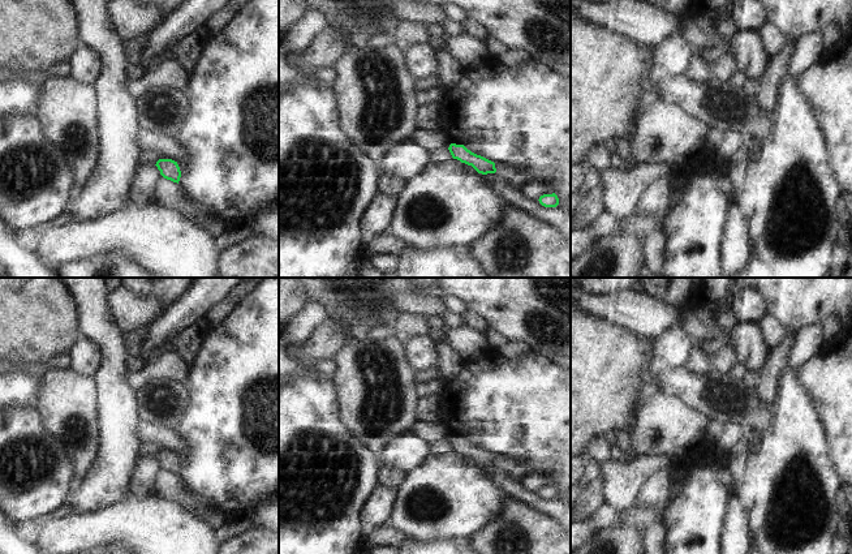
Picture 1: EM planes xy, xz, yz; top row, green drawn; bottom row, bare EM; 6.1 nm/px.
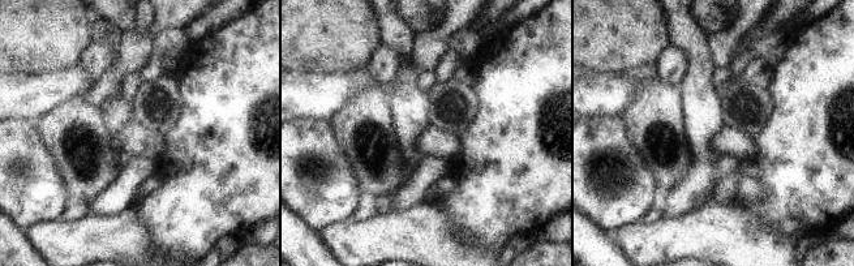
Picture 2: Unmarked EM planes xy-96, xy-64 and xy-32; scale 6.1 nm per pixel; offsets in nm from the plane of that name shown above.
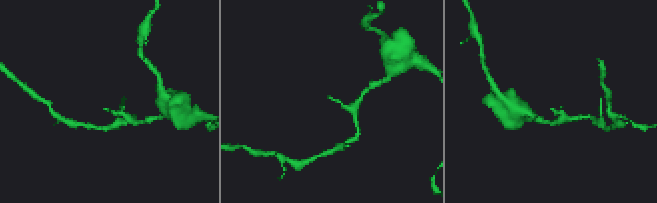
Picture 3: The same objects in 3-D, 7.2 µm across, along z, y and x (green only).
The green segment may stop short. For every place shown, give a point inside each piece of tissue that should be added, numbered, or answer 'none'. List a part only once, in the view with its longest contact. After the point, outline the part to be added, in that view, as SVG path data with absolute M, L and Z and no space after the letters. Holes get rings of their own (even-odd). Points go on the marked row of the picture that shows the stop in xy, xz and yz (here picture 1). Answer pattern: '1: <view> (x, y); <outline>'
none

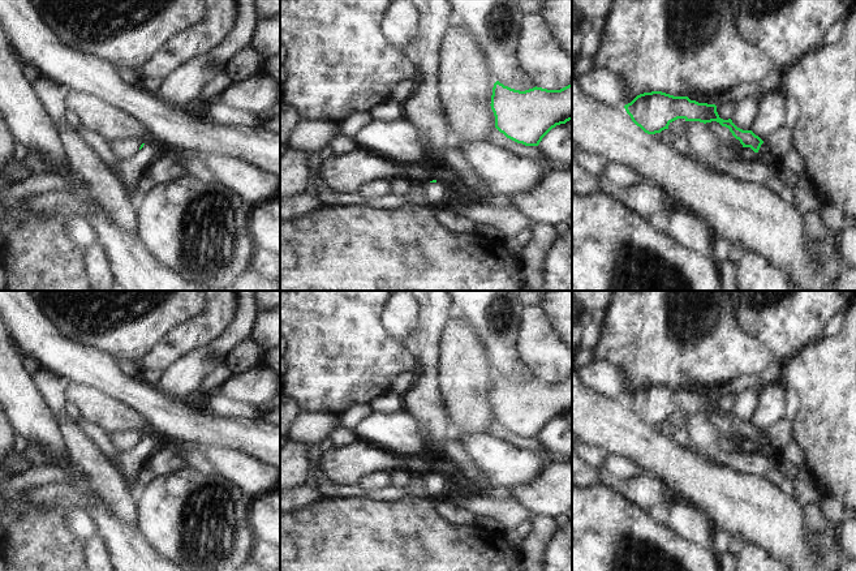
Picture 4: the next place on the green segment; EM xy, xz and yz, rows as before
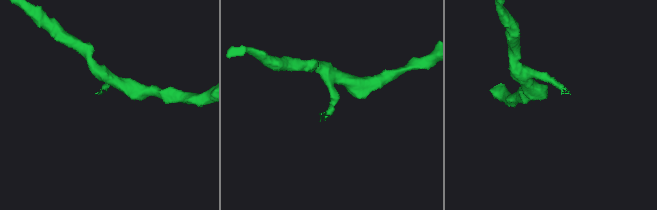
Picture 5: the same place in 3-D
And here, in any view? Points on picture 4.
1: yz (764, 153); M765 143L761 145L756 158L765 160L765 162L773 162L773 163L778 164Z

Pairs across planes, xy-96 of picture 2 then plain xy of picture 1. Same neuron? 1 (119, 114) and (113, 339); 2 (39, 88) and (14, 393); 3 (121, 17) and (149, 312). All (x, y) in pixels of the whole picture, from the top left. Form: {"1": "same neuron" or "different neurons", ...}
{"1": "same neuron", "2": "same neuron", "3": "same neuron"}

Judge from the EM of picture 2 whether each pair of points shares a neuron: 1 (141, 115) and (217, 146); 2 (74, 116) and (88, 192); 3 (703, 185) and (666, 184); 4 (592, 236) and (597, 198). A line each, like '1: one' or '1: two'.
1: two
2: one
3: two
4: two

